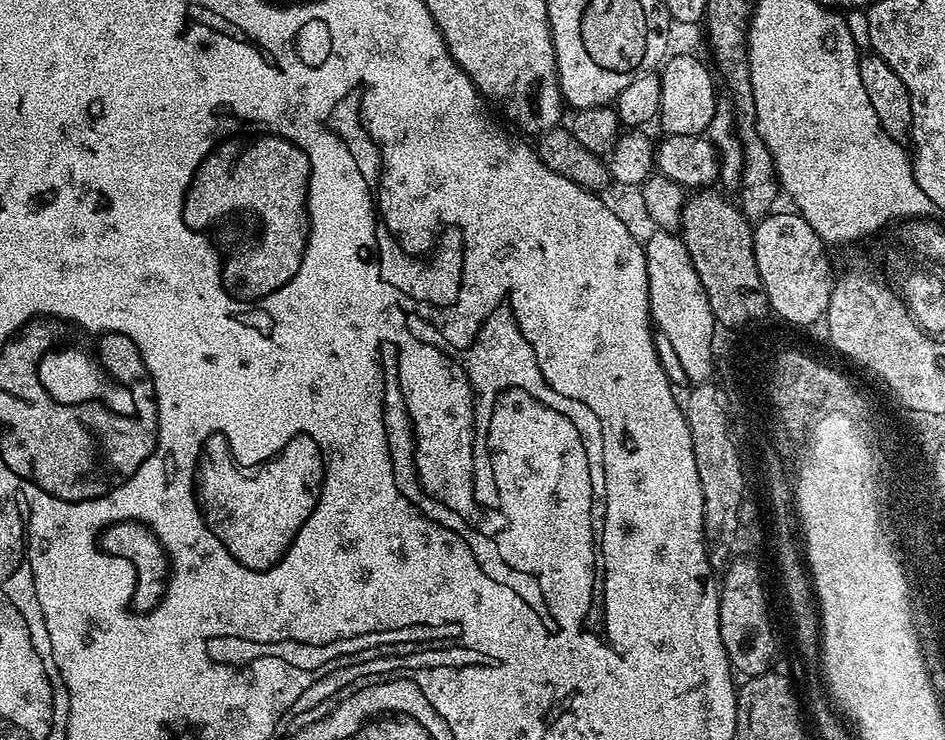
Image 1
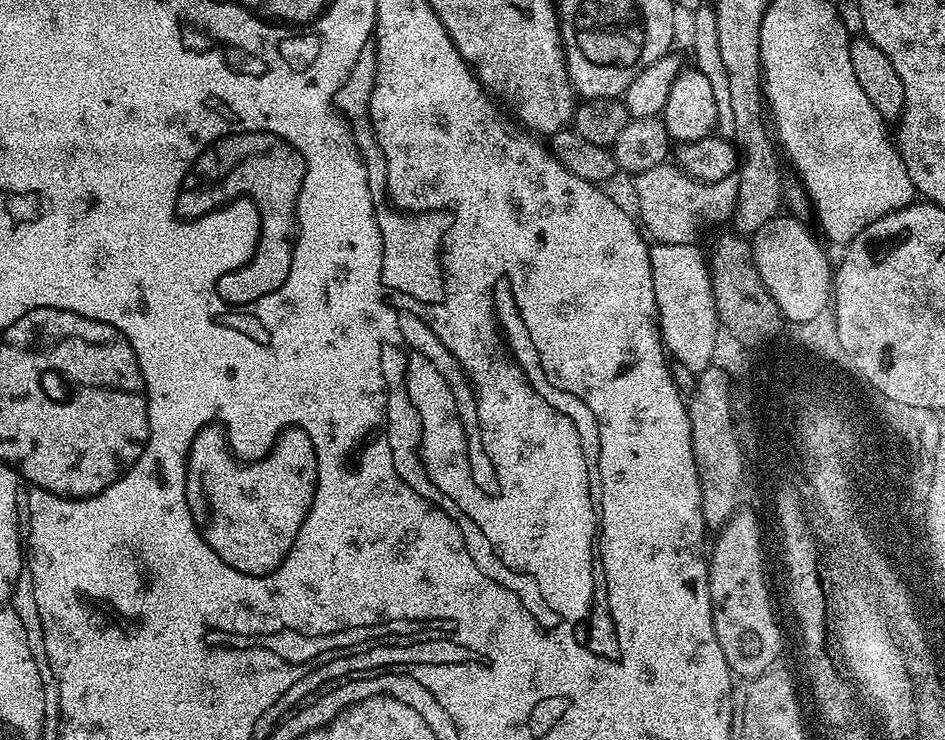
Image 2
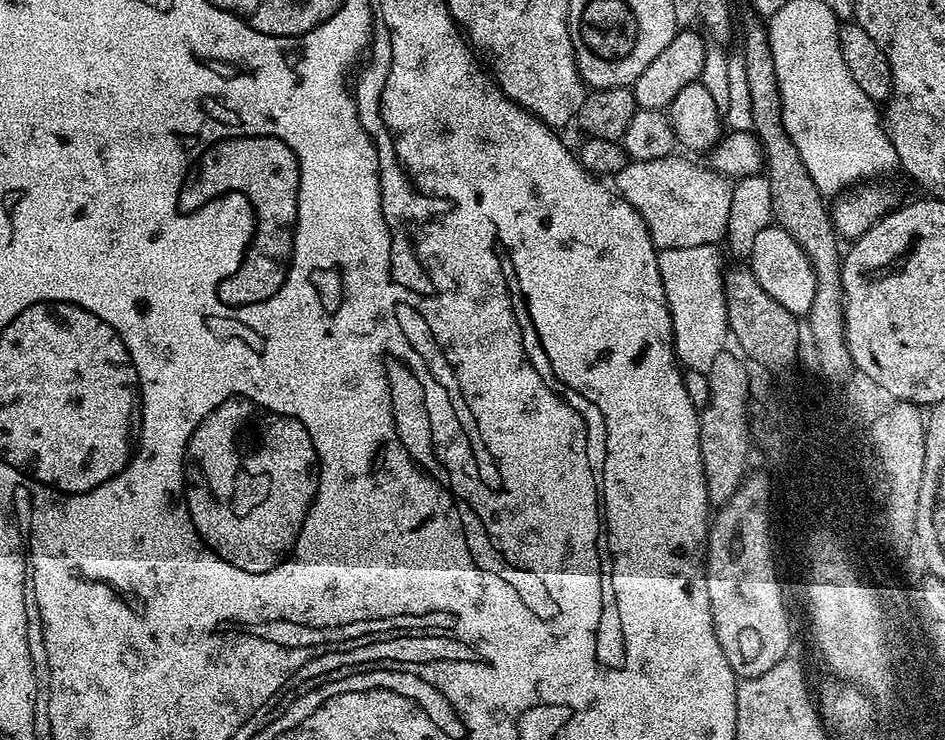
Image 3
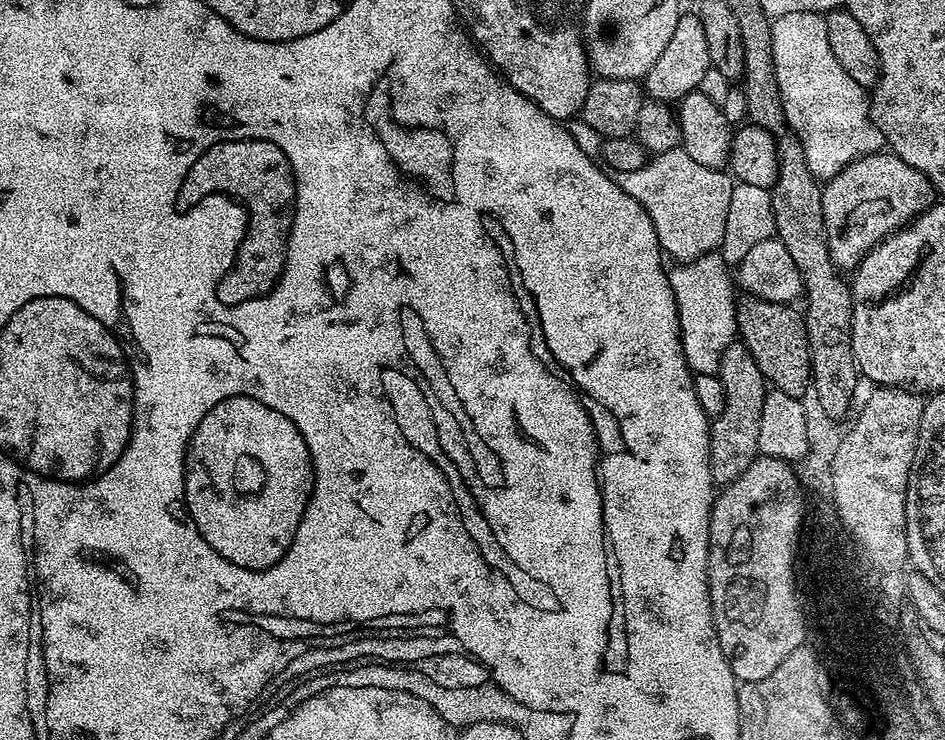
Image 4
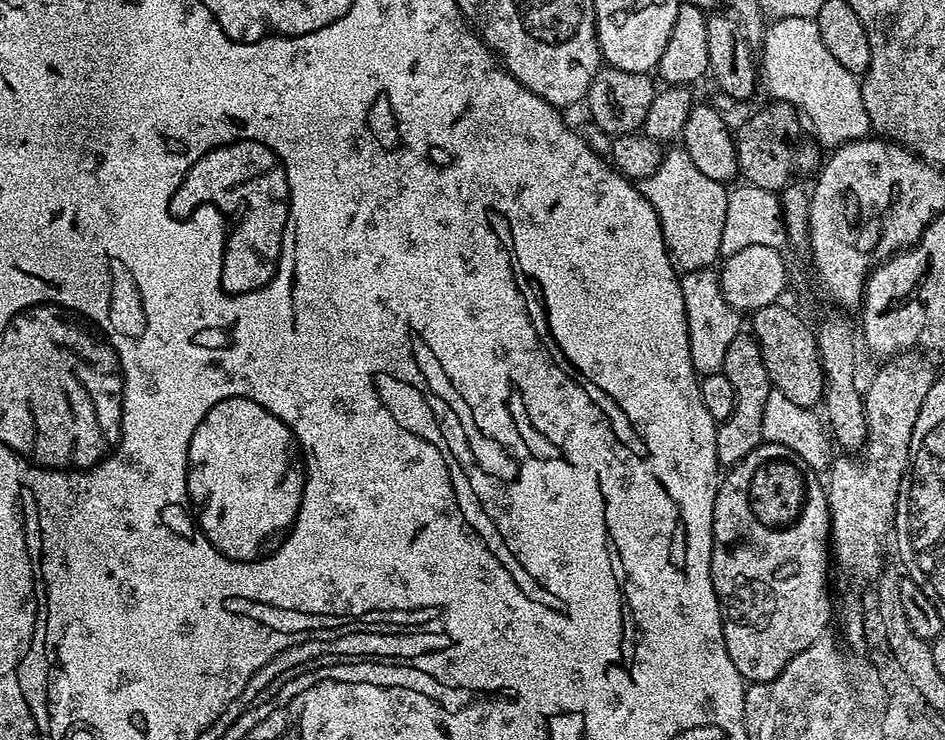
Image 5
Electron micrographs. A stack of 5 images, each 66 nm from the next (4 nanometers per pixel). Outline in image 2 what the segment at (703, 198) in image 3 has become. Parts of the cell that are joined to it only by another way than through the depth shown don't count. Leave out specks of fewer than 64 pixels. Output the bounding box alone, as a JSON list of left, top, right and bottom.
[632,162,739,245]

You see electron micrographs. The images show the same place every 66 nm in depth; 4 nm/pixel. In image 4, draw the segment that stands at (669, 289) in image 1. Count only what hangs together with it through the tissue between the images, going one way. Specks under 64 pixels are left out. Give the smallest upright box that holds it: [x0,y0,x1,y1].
[668,251,738,375]

